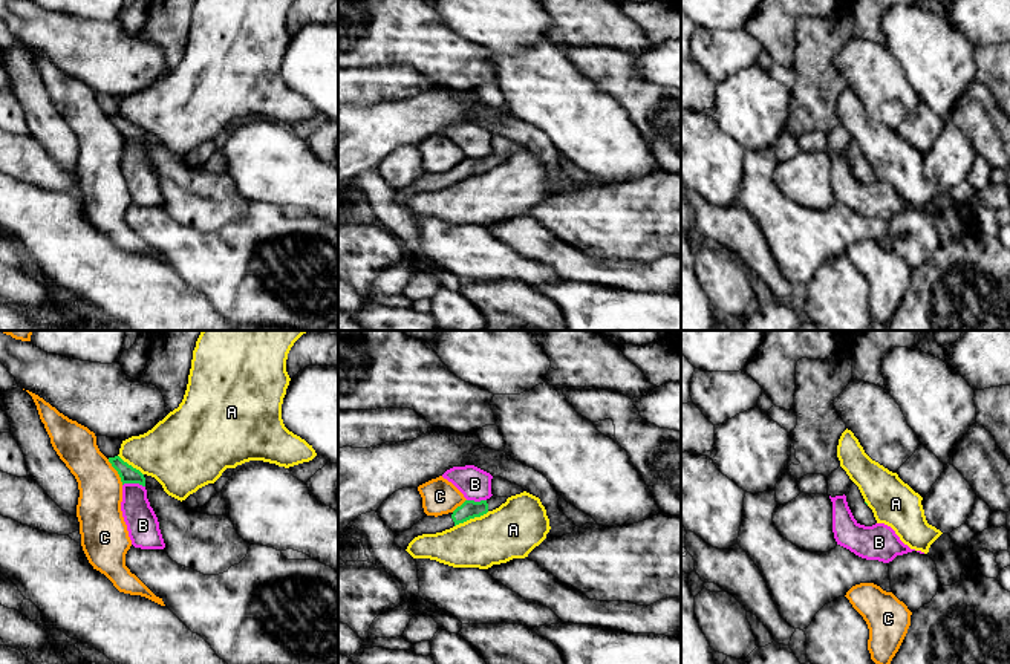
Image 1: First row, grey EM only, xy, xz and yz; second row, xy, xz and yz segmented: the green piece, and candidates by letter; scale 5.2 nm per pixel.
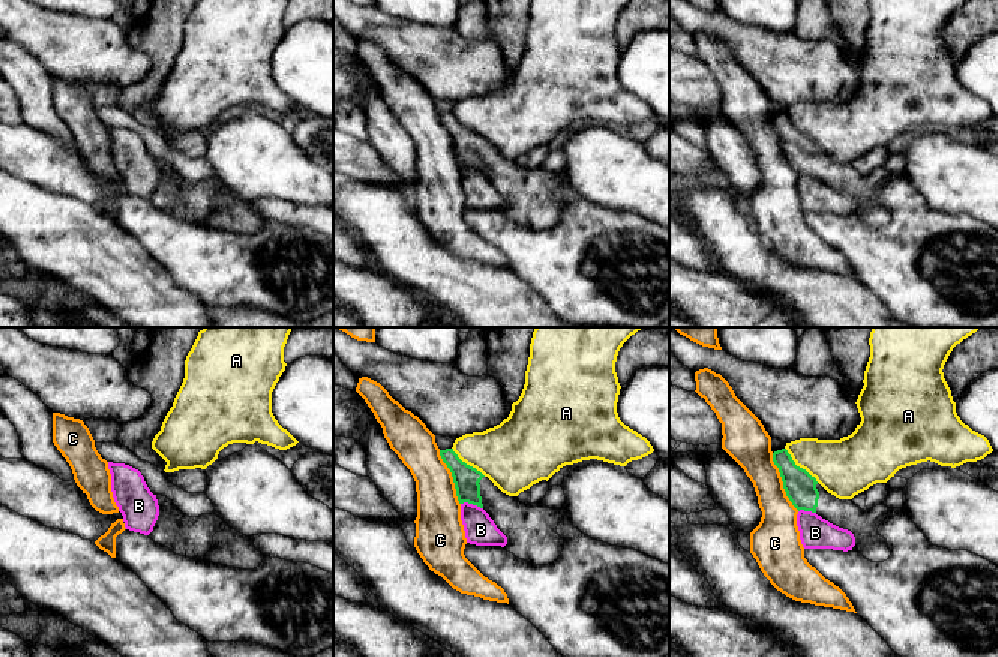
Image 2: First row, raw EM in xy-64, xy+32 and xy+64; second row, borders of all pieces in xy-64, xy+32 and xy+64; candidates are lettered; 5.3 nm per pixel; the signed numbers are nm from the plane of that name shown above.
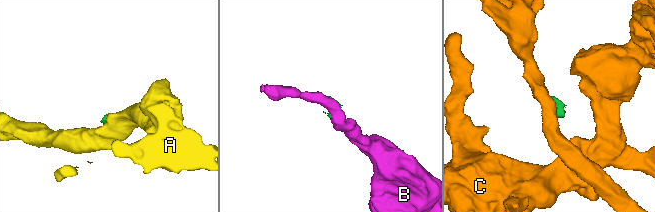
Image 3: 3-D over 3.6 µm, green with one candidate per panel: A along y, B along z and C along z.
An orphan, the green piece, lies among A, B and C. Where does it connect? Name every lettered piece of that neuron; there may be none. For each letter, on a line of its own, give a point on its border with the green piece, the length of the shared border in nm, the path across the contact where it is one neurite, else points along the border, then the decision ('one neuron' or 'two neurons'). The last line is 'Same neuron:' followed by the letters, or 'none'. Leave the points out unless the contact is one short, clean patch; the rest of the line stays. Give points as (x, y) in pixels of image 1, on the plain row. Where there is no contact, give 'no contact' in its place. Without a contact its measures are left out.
A: contact xz (472, 175); length 200 nm; border xz (488, 169), (455, 184); two neurons
B: contact xy (133, 139); length 120 nm; border xy (123, 141), (141, 141), (144, 144); two neurons
C: contact xy (117, 127); length 160 nm; border xy (107, 117), (123, 141); two neurons
Same neuron: none

